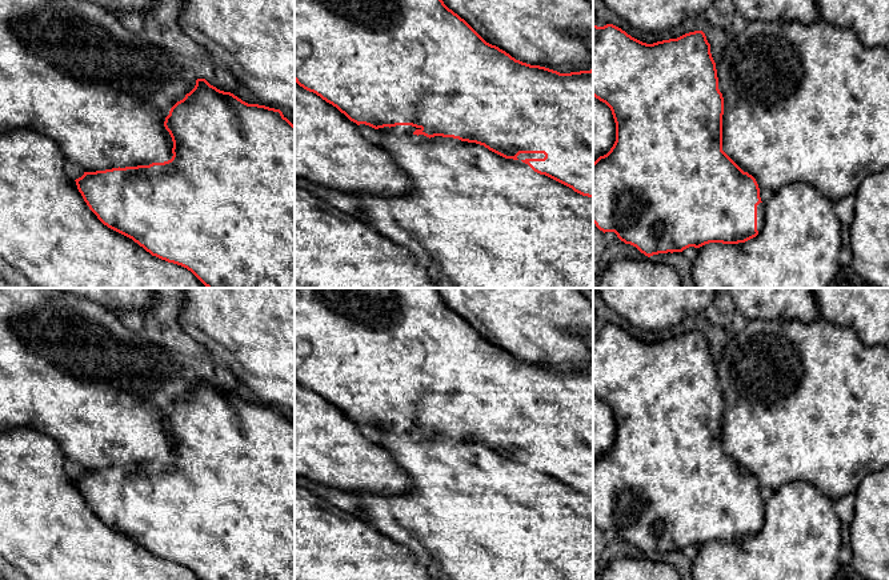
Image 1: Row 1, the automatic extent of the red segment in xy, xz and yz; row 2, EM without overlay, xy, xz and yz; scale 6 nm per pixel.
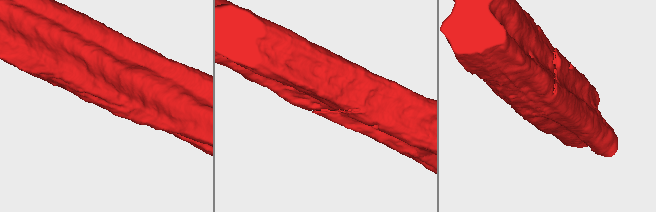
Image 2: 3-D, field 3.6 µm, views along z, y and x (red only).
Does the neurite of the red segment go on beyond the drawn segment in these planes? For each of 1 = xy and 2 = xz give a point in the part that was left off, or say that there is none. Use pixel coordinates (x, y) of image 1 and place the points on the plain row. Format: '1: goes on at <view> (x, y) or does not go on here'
1: does not go on here
2: goes on at xz (521, 455)

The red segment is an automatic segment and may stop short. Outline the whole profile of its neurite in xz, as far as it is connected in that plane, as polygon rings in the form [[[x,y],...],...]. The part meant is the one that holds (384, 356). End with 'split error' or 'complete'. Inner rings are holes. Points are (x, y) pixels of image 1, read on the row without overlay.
[[[295,288],[295,380],[304,388],[316,392],[323,399],[336,405],[341,412],[344,412],[351,420],[356,421],[357,424],[365,423],[375,428],[384,425],[391,427],[396,424],[412,424],[417,427],[413,431],[413,433],[417,435],[424,433],[429,437],[435,435],[443,435],[458,437],[461,440],[476,441],[484,444],[489,449],[510,460],[516,460],[517,463],[521,463],[528,468],[532,468],[540,473],[545,473],[572,487],[574,491],[582,495],[593,496],[593,368],[560,372],[545,365],[530,364],[516,359],[498,345],[486,341],[464,317],[449,308],[441,299],[437,288]]] | split error

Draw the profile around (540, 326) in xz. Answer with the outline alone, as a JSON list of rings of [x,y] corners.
[[[437,288],[444,303],[464,317],[486,341],[498,345],[516,359],[530,364],[540,364],[560,372],[570,372],[593,368],[593,352],[584,341],[585,335],[593,333],[593,304],[578,288]]]

